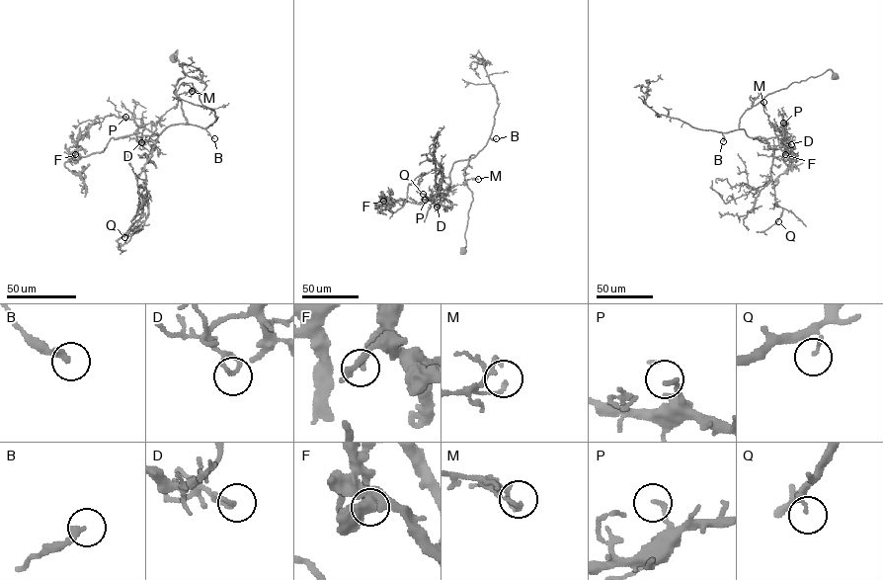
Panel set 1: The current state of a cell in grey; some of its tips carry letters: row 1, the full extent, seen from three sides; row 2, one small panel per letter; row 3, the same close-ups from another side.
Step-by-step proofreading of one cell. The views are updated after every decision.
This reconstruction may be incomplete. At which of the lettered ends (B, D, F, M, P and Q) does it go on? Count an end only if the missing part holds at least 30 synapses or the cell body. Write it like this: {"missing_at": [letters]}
{"missing_at": []}

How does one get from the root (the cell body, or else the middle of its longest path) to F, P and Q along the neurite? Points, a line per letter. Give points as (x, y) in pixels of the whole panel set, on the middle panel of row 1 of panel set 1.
F: (463, 250), (472, 200), (463, 172), (474, 154), (448, 177), (418, 175), (395, 211), (383, 201)
P: (463, 250), (472, 200), (463, 172), (474, 154), (452, 164), (450, 184), (444, 196), (425, 200)
Q: (463, 250), (472, 200), (463, 172), (474, 154), (452, 164), (445, 190), (441, 187), (433, 198), (423, 194)

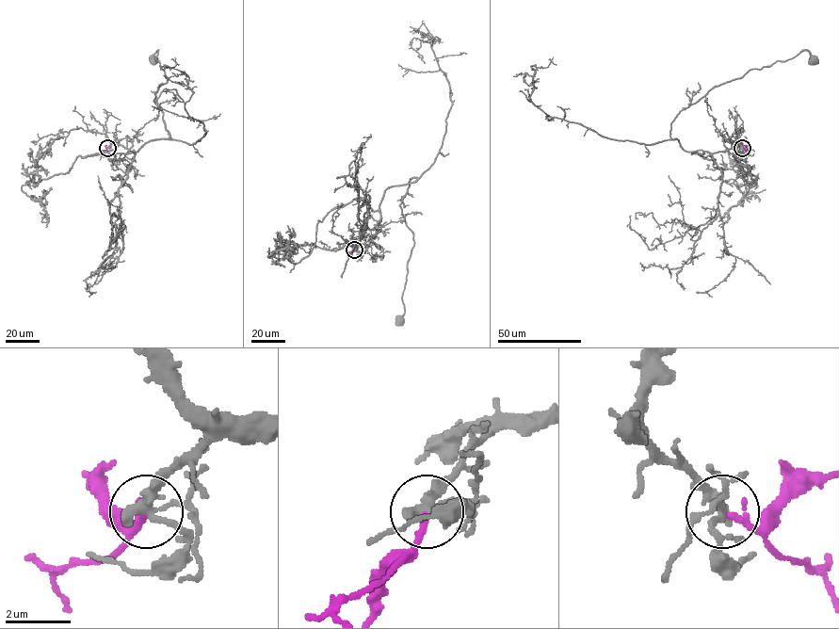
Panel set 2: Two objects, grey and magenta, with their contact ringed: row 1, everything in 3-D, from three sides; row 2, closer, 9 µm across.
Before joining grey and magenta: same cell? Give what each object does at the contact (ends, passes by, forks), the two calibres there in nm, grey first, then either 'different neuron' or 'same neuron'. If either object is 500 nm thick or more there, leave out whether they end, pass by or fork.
grey forks | magenta ends | 280/200 nm | same neuron

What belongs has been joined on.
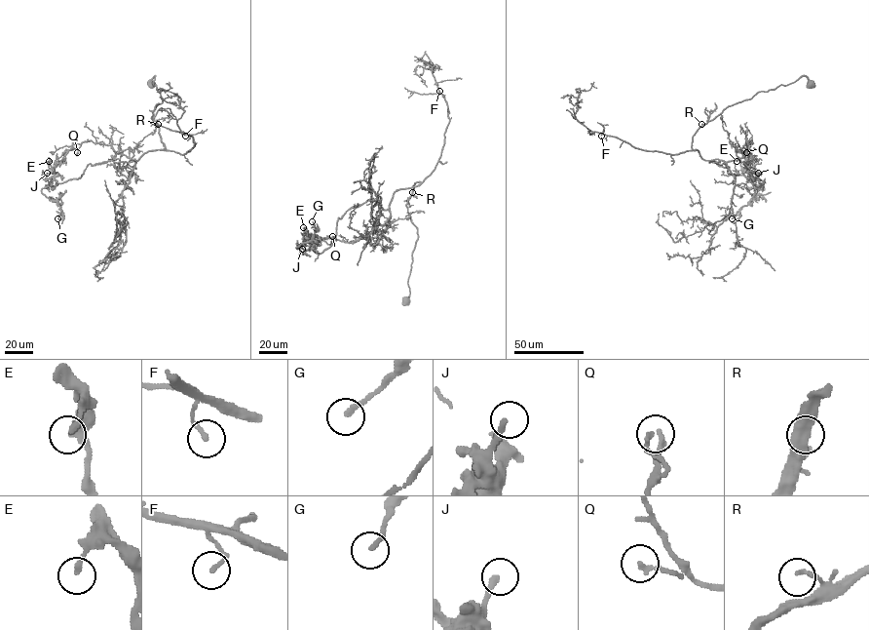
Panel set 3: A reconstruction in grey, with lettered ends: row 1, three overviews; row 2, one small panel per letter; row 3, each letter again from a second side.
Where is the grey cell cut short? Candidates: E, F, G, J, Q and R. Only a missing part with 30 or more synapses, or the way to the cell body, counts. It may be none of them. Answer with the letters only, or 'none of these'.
none of these

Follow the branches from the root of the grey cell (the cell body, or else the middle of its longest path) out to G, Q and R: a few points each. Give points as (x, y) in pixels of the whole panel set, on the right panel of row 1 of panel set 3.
G: (810, 84), (802, 76), (757, 92), (693, 136), (692, 147), (703, 159), (763, 181), (732, 218)
Q: (810, 84), (802, 76), (757, 92), (692, 137), (706, 160), (739, 159), (752, 140), (746, 152)
R: (810, 84), (802, 76), (786, 85), (759, 92), (751, 98), (729, 105), (701, 124)

